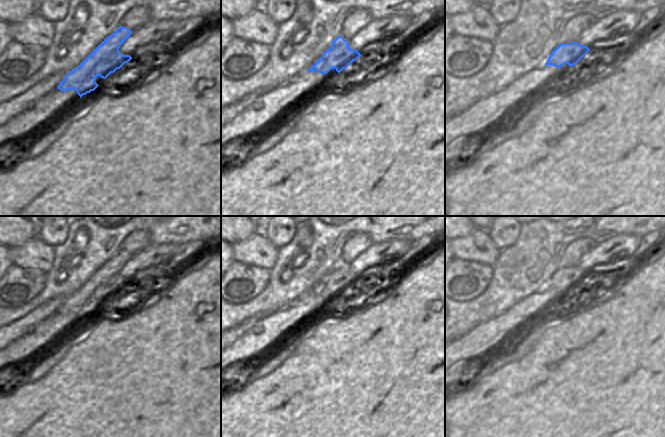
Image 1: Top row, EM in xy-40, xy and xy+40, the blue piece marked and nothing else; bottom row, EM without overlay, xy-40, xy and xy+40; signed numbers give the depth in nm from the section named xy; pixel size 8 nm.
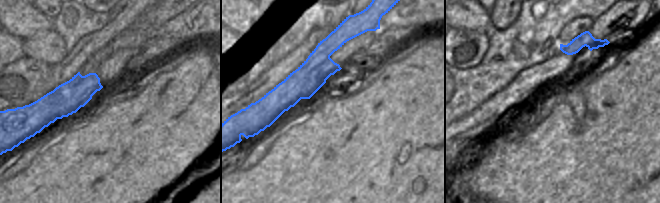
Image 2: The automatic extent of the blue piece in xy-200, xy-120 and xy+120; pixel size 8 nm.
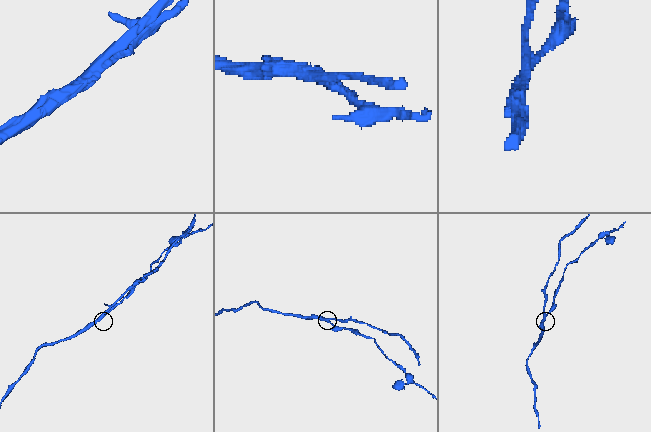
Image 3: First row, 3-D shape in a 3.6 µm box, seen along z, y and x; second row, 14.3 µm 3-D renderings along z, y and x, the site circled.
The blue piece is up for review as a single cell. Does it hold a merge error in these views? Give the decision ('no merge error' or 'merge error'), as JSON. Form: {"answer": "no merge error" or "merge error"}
{"answer": "merge error"}

